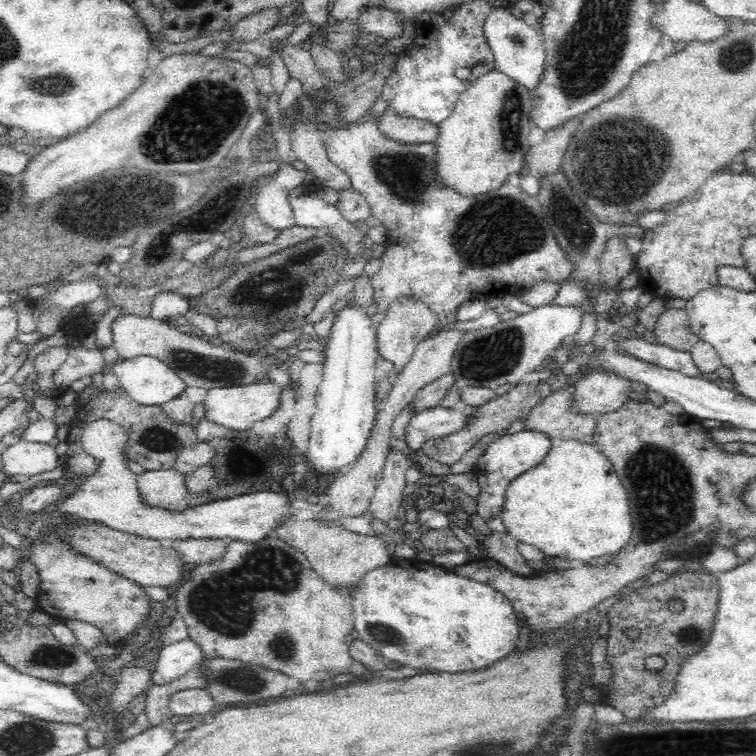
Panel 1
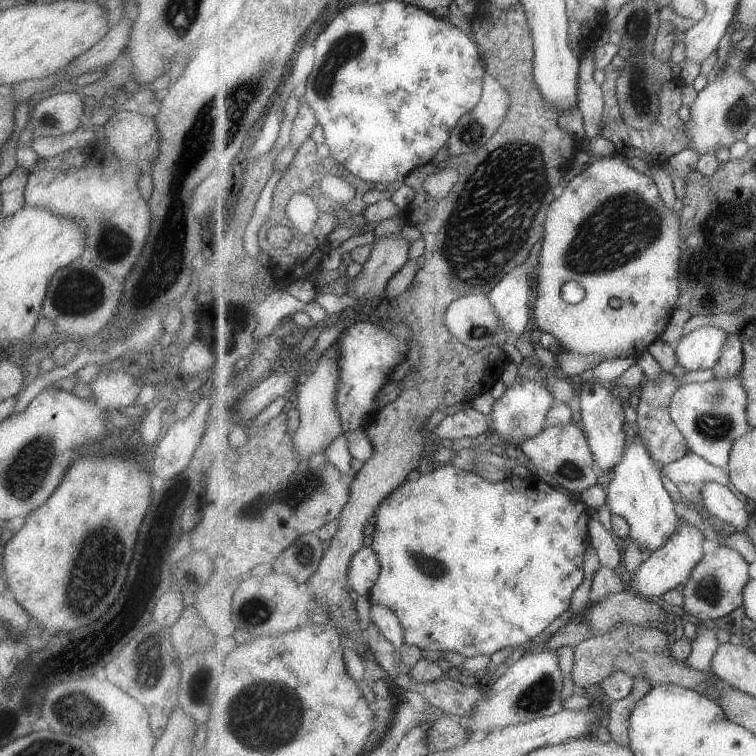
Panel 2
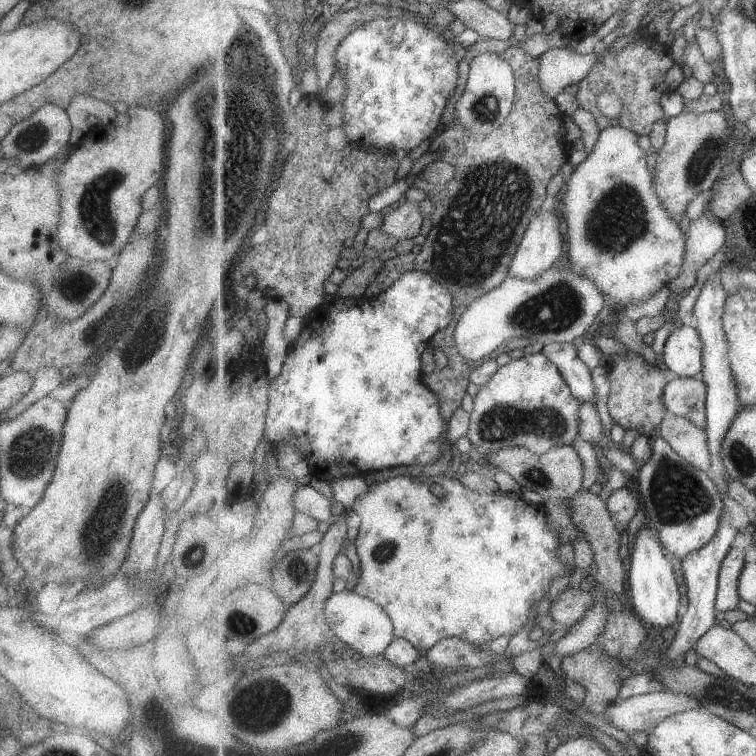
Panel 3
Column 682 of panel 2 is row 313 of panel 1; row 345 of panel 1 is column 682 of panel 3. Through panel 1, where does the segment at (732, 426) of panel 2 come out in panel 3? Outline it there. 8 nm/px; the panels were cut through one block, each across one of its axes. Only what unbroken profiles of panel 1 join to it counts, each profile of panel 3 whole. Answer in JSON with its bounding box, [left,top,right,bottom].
[664,377,707,428]

